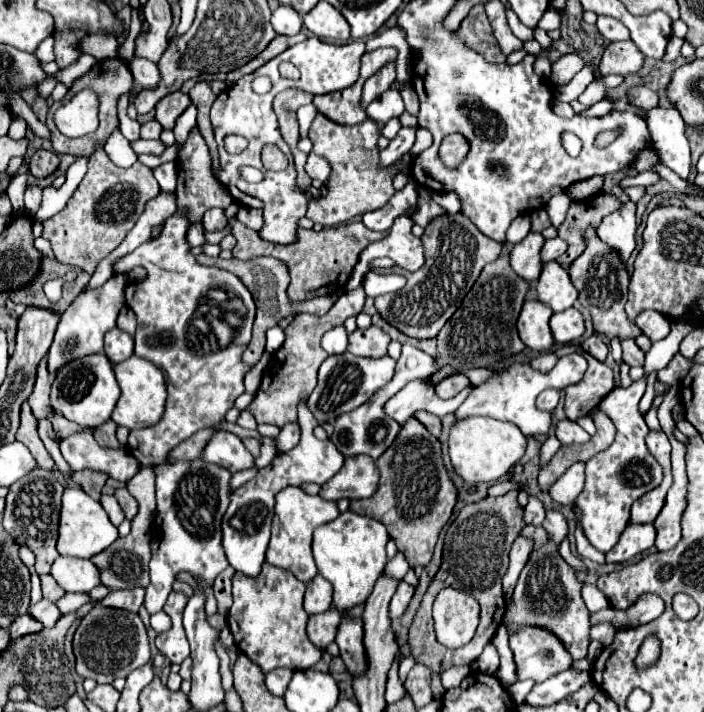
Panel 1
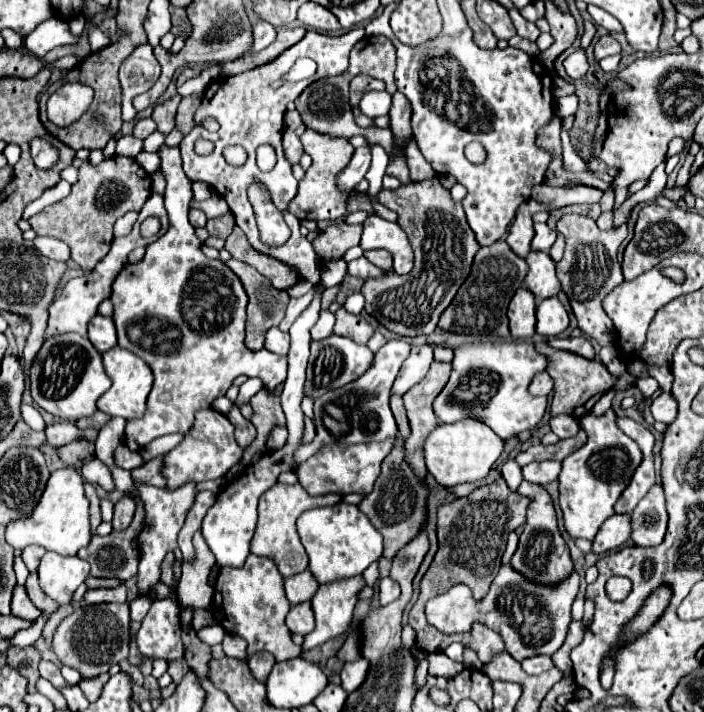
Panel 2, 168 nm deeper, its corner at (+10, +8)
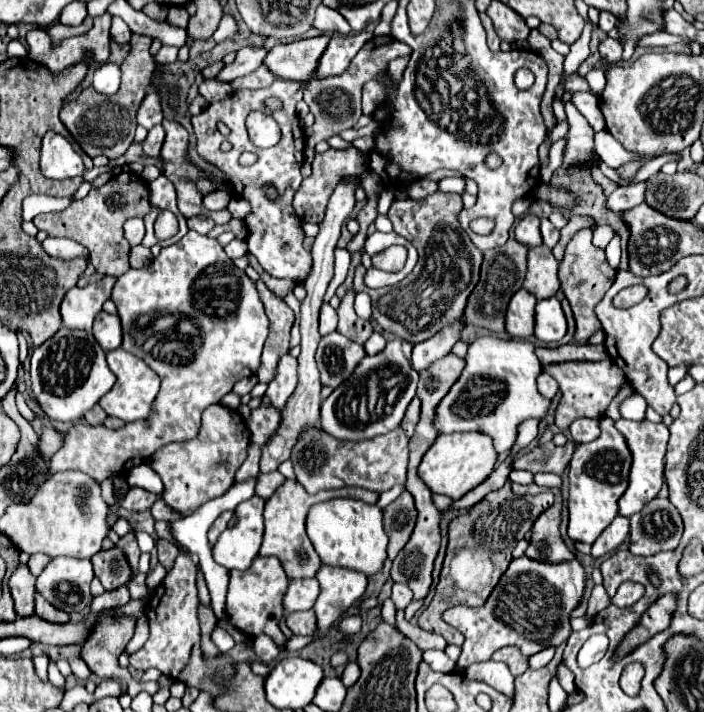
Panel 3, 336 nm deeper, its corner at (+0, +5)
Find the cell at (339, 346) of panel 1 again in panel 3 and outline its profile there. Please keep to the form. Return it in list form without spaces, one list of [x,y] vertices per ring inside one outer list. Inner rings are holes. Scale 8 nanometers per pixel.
[[[323,303],[321,321],[319,321],[319,333],[321,335],[329,335],[335,329],[337,329],[337,311],[329,303]]]

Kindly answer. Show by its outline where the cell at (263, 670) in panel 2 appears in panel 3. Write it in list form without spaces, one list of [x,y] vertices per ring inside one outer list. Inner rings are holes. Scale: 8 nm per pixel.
[[[267,635],[255,637],[255,639],[253,639],[253,649],[255,649],[257,659],[259,659],[261,663],[265,663],[265,665],[269,665],[271,661],[275,661],[275,659],[279,657],[279,653],[281,653],[279,647],[273,643],[273,639],[267,637]]]

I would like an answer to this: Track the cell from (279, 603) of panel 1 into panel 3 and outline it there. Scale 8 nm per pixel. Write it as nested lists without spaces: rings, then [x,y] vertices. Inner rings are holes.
[[[255,557],[253,565],[245,571],[231,571],[229,579],[229,591],[227,591],[227,621],[235,625],[243,635],[247,637],[259,637],[259,635],[269,635],[281,651],[285,651],[287,637],[279,629],[279,621],[285,617],[283,611],[283,597],[287,593],[289,579],[275,557]]]

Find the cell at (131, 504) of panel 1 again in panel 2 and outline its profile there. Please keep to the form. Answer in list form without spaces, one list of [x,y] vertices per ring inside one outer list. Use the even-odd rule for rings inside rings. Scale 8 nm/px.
[[[125,496],[115,504],[115,516],[113,516],[113,530],[125,530],[129,528],[135,514],[135,502]]]

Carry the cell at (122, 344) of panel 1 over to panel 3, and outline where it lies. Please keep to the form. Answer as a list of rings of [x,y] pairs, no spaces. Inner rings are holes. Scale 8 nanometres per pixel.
[[[101,311],[93,323],[93,335],[105,351],[121,347],[121,319],[117,315]]]

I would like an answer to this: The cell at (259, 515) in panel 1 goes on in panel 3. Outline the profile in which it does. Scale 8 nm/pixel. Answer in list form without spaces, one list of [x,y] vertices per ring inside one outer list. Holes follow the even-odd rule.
[[[253,495],[235,509],[237,523],[227,527],[213,545],[213,559],[227,569],[247,569],[257,557],[263,539],[265,499]]]

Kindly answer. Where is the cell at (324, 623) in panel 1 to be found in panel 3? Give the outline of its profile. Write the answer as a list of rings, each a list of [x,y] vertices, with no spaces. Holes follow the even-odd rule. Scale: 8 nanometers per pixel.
[[[297,611],[287,615],[287,627],[295,635],[313,635],[317,629],[317,619],[313,611]]]

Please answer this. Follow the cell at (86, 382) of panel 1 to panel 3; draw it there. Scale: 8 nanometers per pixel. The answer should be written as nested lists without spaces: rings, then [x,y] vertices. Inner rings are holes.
[[[61,327],[47,343],[31,355],[31,387],[37,403],[53,421],[77,421],[91,411],[99,399],[115,385],[115,375],[107,367],[105,351],[93,333]]]

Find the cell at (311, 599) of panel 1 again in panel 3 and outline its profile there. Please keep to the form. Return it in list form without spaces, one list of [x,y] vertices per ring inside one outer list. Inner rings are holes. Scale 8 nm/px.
[[[295,579],[289,583],[289,589],[285,593],[285,613],[293,611],[305,611],[315,605],[319,597],[319,581],[313,579]]]

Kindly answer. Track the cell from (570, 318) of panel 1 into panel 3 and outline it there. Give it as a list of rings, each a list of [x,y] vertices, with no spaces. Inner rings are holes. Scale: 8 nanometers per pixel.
[[[555,297],[539,301],[535,311],[535,337],[545,343],[551,343],[559,341],[565,333],[567,333],[567,319],[561,309],[561,303]]]

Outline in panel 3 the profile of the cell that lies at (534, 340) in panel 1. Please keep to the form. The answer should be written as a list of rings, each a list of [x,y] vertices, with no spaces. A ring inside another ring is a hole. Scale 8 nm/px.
[[[519,289],[507,307],[507,331],[511,337],[517,339],[529,339],[535,333],[535,305],[537,299],[525,291]]]

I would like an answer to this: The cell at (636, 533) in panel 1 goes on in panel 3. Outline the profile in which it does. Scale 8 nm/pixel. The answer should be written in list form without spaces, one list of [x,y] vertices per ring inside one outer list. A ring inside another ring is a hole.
[[[617,515],[613,523],[599,535],[599,539],[593,543],[593,557],[603,557],[605,553],[615,551],[625,539],[629,537],[629,519]]]

